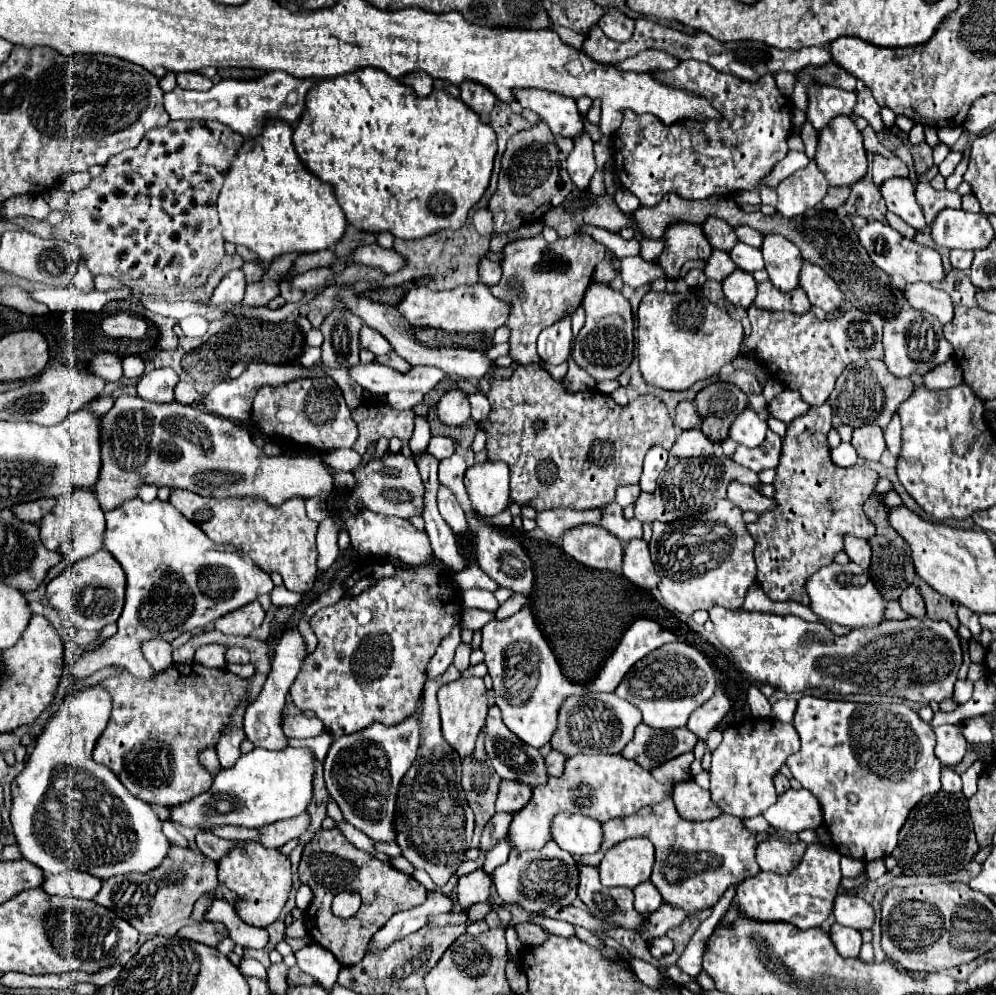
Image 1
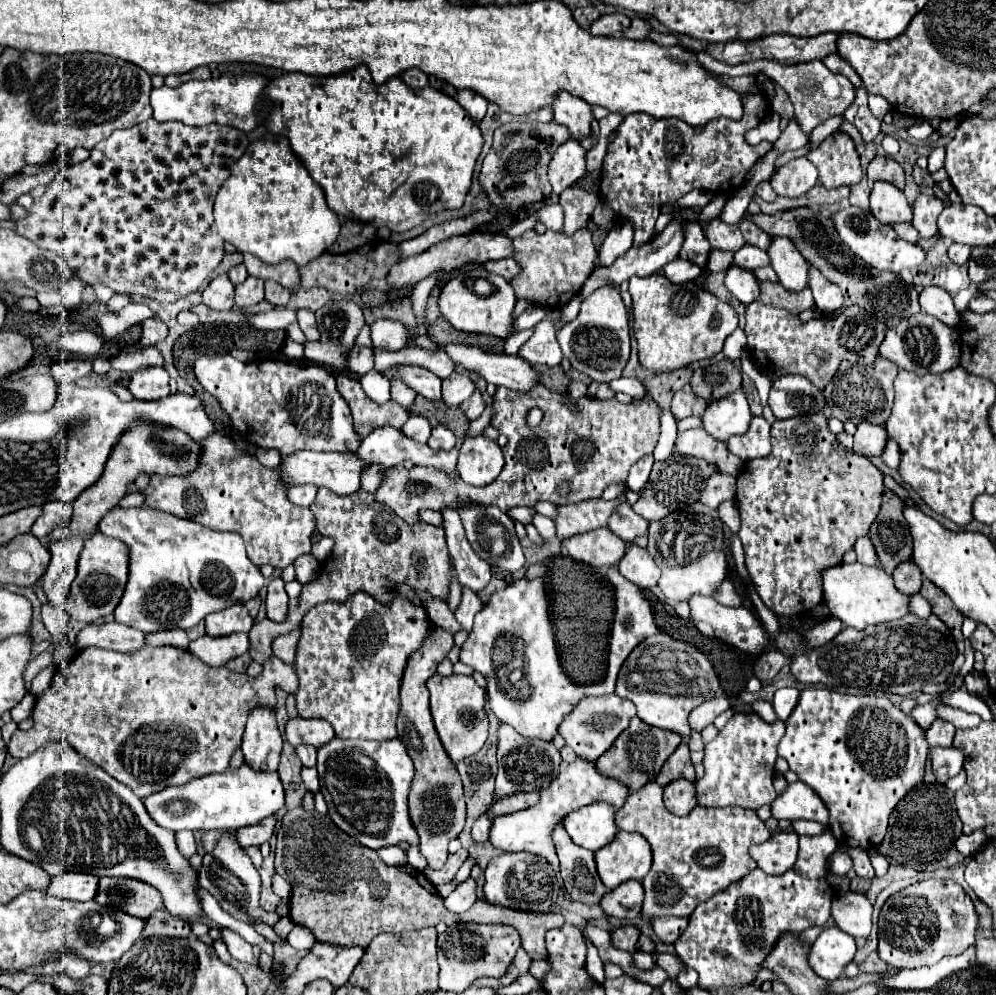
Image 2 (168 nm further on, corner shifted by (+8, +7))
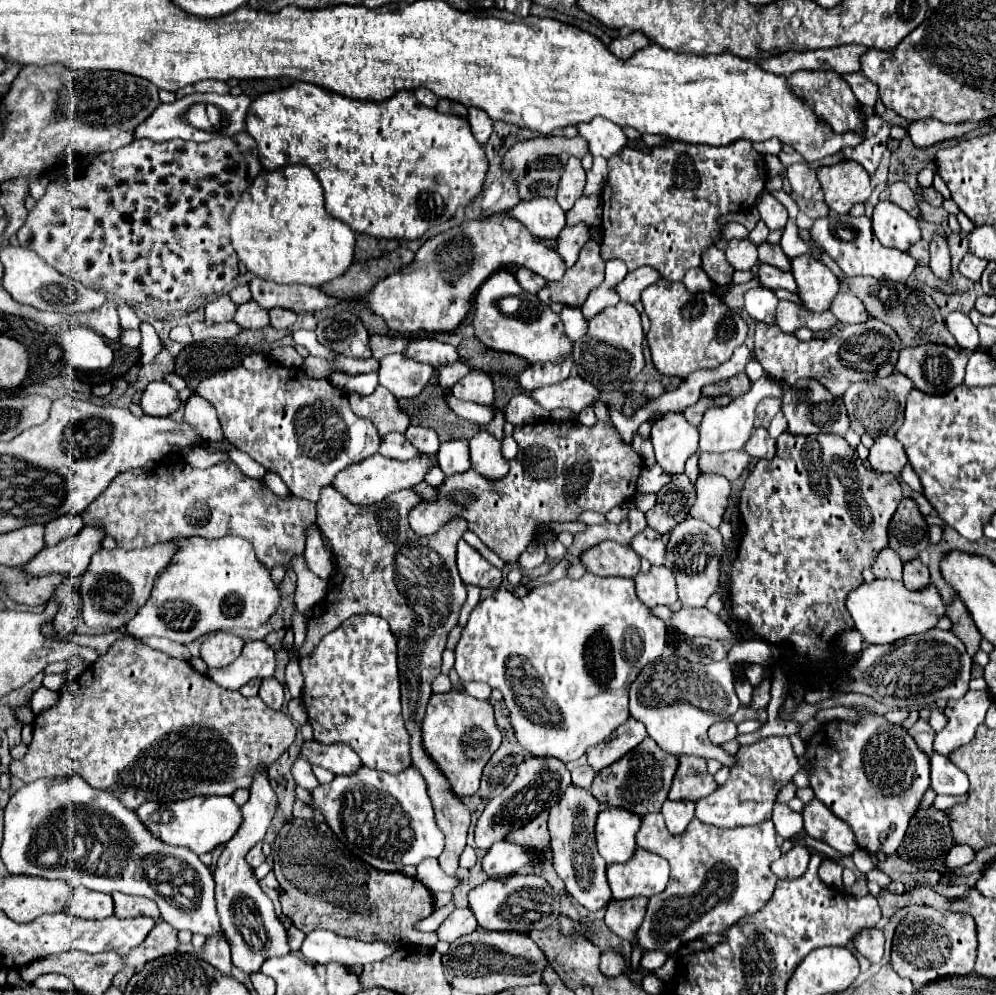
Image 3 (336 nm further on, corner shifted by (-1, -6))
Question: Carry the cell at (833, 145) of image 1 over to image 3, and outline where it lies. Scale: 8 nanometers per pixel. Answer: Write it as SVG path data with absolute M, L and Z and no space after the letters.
M840 161L832 167L818 167L818 181L824 191L826 205L836 213L848 213L852 205L868 201L870 175L860 163Z

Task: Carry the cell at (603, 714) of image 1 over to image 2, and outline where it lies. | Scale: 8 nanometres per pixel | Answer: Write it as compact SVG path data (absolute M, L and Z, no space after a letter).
M617 694L599 696L599 698L583 698L575 710L561 722L559 734L565 738L567 746L575 750L579 758L585 760L597 760L603 752L609 750L609 746L615 742L615 738L629 726L631 718L635 716L635 704L631 700L623 700Z

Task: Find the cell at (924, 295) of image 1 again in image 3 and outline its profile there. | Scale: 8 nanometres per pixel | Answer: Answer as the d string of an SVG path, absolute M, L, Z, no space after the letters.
M952 311L952 313L948 313L944 317L944 321L946 321L948 331L954 335L954 339L958 341L960 347L964 347L968 351L976 351L976 347L980 343L978 341L978 331L972 325L972 321L970 321L968 315L964 315L960 311Z

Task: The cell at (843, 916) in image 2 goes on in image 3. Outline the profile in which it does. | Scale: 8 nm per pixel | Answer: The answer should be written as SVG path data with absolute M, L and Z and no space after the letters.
M870 927L868 931L860 931L856 939L852 939L854 949L868 957L872 963L878 963L884 955L884 935L878 927Z

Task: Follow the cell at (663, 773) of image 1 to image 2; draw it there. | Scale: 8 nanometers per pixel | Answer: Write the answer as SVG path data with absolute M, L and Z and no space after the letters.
M685 740L667 758L667 762L663 764L663 770L659 772L659 776L655 778L655 782L659 786L667 786L669 782L679 780L679 778L685 778L689 782L695 782L695 768L693 768L693 762L689 758L689 746L687 746Z

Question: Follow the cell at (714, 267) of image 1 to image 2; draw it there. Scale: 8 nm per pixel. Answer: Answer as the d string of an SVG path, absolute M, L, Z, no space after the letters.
M711 250L711 258L709 258L709 262L707 262L707 270L711 270L711 272L727 270L727 268L731 266L731 258L733 258L733 254L731 254L731 252Z

